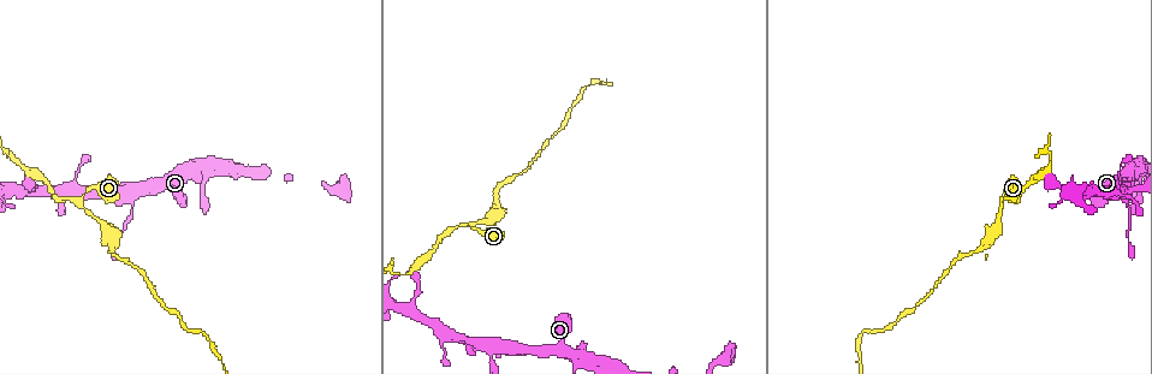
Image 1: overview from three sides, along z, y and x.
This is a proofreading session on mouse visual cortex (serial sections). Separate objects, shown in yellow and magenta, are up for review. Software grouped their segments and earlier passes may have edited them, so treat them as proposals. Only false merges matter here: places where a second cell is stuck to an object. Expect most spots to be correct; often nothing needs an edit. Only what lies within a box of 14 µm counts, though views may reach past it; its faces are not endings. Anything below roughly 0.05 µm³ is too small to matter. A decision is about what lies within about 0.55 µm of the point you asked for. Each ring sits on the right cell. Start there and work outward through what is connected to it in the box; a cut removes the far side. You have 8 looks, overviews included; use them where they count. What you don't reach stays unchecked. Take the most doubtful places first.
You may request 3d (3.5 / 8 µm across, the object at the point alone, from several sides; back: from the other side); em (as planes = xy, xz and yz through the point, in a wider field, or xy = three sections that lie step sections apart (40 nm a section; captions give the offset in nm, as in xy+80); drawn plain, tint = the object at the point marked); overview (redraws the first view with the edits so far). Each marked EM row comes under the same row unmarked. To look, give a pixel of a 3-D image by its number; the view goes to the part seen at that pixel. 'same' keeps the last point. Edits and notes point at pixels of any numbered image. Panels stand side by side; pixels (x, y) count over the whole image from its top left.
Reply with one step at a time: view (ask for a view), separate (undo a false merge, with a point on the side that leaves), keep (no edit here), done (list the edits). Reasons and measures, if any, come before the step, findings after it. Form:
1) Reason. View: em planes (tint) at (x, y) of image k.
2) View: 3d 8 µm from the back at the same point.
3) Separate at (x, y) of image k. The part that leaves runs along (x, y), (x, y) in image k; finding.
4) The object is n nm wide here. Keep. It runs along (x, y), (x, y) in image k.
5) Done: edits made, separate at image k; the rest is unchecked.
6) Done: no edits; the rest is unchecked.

Calibre changes. View: 3d 3.5 µm at (472, 226) of image 1.

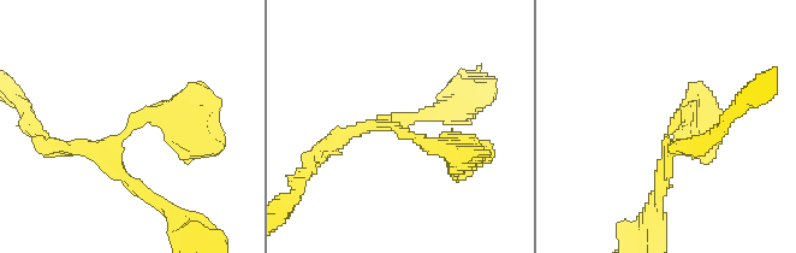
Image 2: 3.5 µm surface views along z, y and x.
3 arms meet here; the arms are 150, 200, 250 nm wide. View: em xy step 1 (tint) at (668, 136) of image 2.

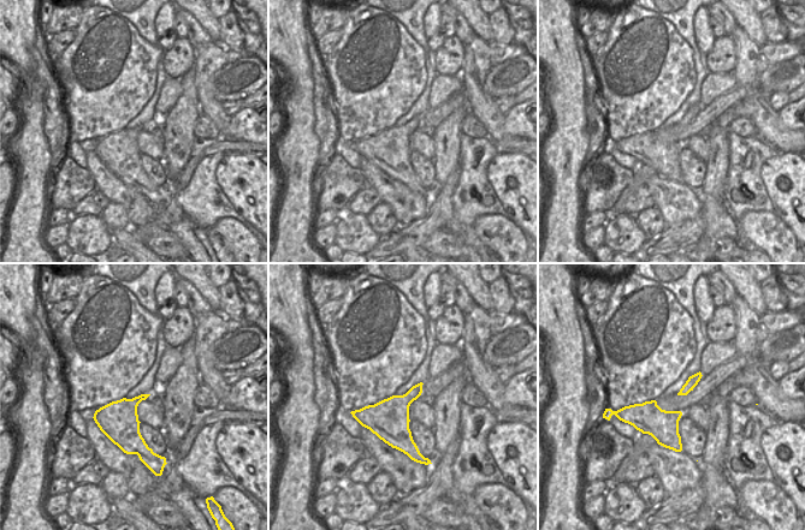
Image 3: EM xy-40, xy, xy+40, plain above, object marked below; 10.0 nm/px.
View: em xy step 3 (tint) at the same point.

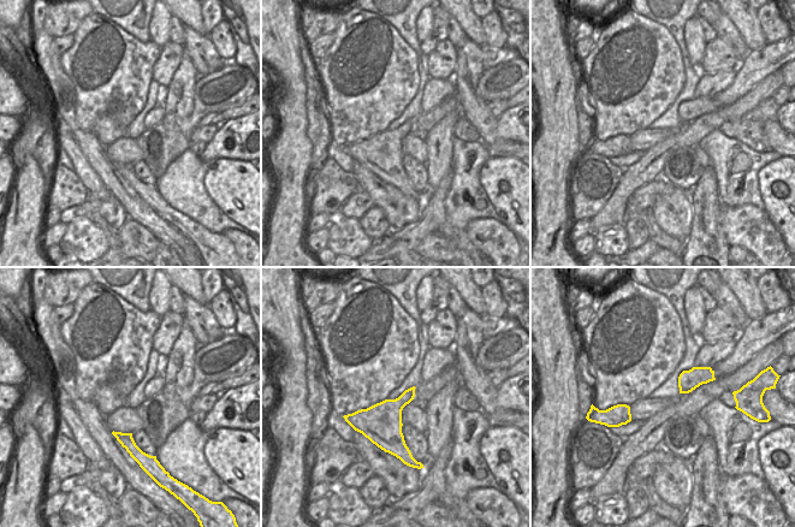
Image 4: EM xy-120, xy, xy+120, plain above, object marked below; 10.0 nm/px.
Keep. It runs along (191, 115), (122, 134), (118, 171), (152, 200) in image 2; all the same cell.

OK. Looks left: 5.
View: 3d 3.5 µm at (116, 243) of image 1.

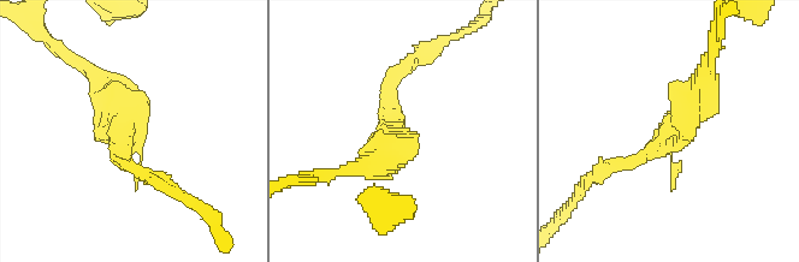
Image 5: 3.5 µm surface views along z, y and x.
View: em xy step 2 (tint) at (399, 127) of image 5.

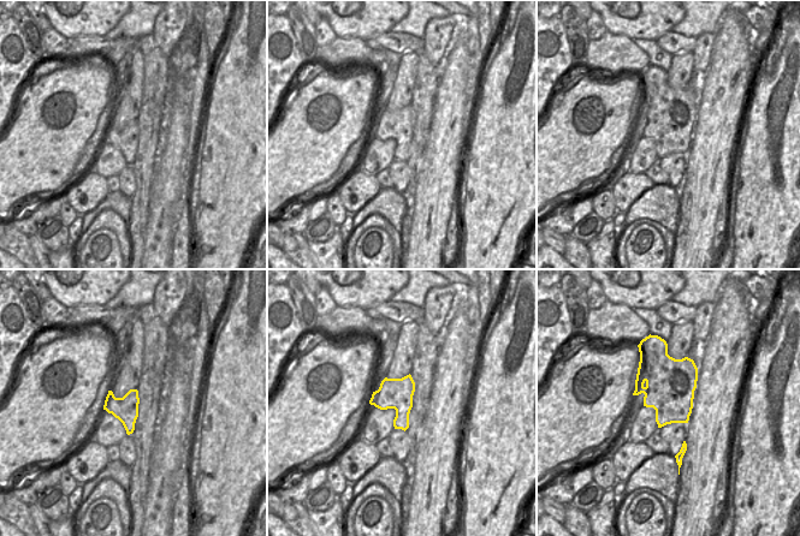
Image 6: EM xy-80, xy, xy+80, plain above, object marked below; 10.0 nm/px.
View: em xy step 5 (tint) at the same point.

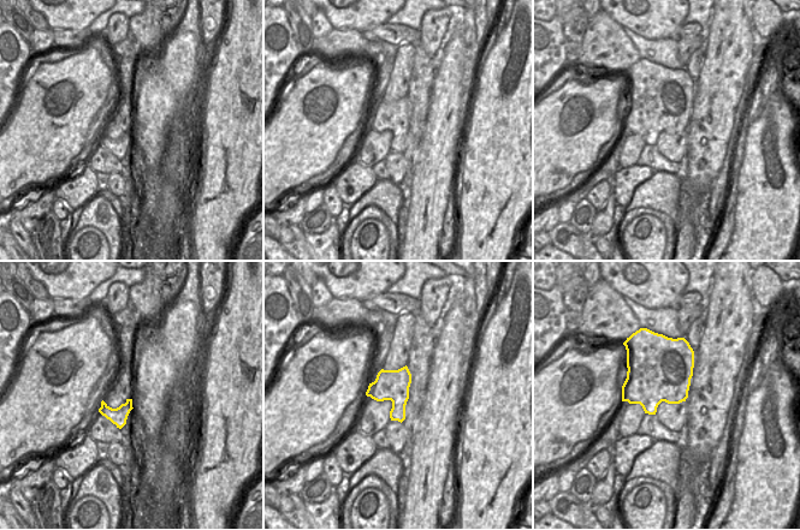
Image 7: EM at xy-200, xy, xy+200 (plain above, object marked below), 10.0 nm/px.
Keep. It runs along (705, 76), (650, 154), (603, 168) in image 5; continuous, no second cell.

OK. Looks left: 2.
Done: no edits; the rest is unchecked.

